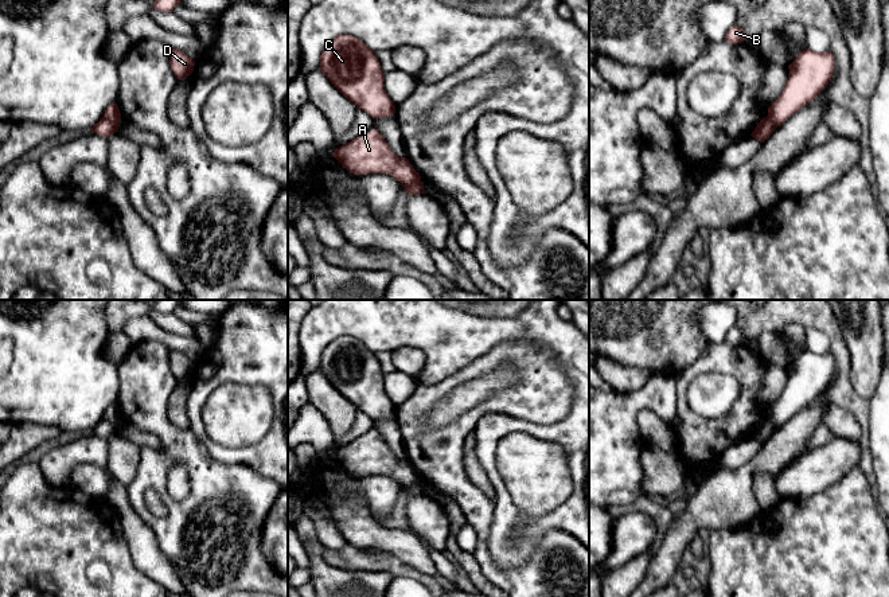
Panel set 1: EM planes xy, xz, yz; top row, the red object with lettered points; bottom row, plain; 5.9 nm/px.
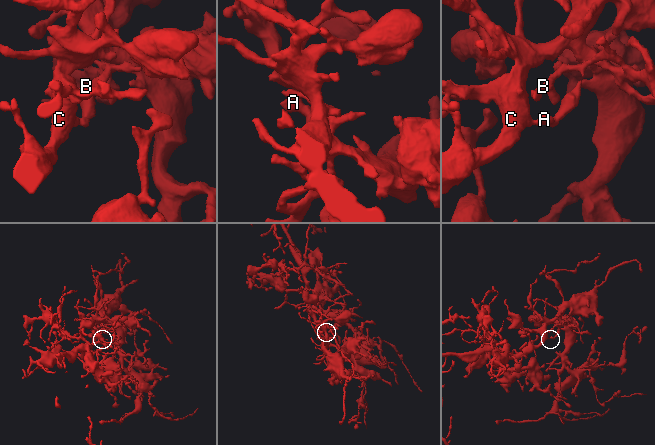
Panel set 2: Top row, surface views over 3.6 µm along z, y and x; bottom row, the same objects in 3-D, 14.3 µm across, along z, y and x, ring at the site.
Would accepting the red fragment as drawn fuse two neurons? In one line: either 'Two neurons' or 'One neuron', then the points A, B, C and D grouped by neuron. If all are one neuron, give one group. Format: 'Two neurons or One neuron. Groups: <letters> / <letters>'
Two neurons. Groups: A C / B D

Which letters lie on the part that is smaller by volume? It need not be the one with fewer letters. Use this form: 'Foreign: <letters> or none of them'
Foreign: B, D

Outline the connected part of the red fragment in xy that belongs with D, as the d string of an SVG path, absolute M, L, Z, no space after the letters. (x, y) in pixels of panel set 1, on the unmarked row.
M178 350L169 351L171 370L178 381L192 375L195 363Z

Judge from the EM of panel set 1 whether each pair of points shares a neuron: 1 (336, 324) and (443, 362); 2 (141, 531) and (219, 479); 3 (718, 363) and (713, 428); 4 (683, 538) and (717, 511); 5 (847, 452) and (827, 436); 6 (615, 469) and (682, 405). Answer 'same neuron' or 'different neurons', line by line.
1: same neuron
2: different neurons
3: same neuron
4: same neuron
5: different neurons
6: different neurons

